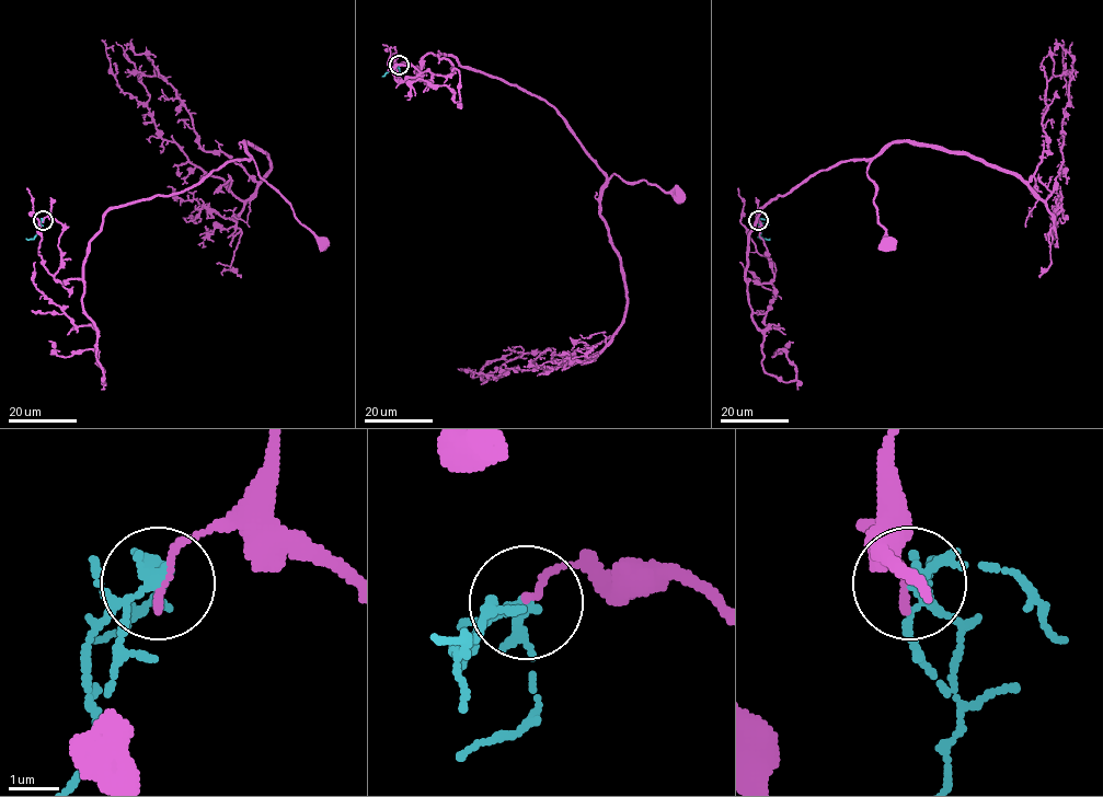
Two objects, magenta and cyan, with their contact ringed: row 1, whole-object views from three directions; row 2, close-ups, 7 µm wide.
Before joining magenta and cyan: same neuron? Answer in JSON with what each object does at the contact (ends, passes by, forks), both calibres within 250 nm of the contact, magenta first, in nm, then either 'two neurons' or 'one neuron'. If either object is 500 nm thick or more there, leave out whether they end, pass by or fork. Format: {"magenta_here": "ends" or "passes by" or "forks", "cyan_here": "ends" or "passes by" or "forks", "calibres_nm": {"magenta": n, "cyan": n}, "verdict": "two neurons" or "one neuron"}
{"magenta_here": "ends", "cyan_here": "forks", "calibres_nm": {"magenta": 140, "cyan": 170}, "verdict": "two neurons"}

